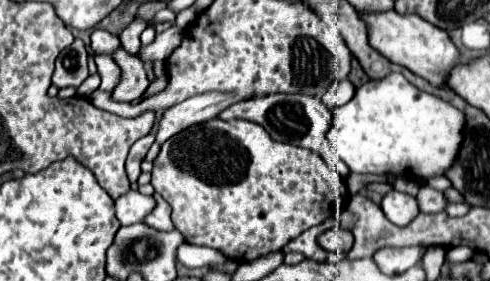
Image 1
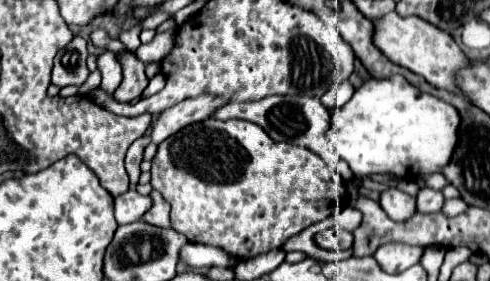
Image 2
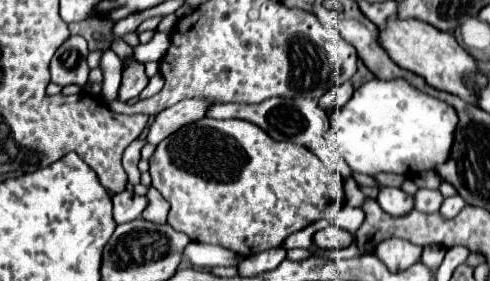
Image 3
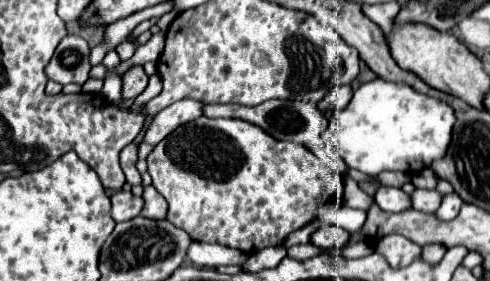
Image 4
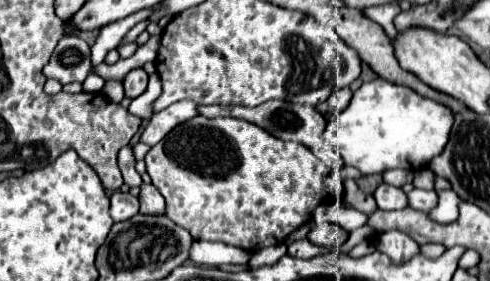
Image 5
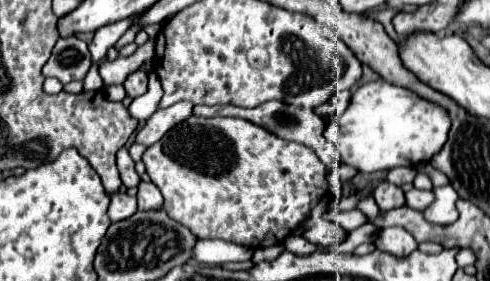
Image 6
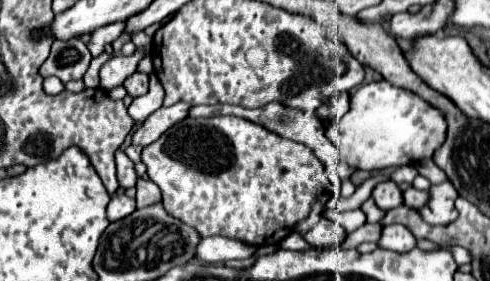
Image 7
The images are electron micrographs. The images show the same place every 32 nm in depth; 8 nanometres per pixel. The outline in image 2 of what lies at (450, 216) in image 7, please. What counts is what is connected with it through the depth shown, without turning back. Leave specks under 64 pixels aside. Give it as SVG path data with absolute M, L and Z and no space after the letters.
M450 198L444 202L442 206L442 212L446 216L458 216L460 212L464 212L464 208L468 208L468 204L462 200L462 198Z

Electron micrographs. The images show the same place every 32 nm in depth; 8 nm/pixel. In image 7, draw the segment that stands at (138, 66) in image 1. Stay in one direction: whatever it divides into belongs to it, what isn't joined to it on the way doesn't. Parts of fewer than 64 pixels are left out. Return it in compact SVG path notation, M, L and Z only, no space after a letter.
M134 72L130 78L126 78L124 88L128 90L128 94L132 98L144 96L148 92L148 76L146 74L140 74L140 72Z

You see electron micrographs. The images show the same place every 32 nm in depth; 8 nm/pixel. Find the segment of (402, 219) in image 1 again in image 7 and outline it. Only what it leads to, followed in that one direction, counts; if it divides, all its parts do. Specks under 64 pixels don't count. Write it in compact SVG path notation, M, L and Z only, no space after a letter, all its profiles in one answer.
M392 180L388 182L380 182L374 190L372 190L372 198L376 202L378 208L382 210L392 210L396 206L402 204L402 190L398 194L398 186L392 184Z

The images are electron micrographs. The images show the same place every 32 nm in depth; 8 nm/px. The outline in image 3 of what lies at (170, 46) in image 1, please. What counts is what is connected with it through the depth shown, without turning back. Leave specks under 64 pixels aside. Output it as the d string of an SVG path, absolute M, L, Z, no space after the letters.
M156 32L154 38L148 44L140 44L134 48L134 60L140 64L146 64L150 60L160 60L168 48L168 34Z

